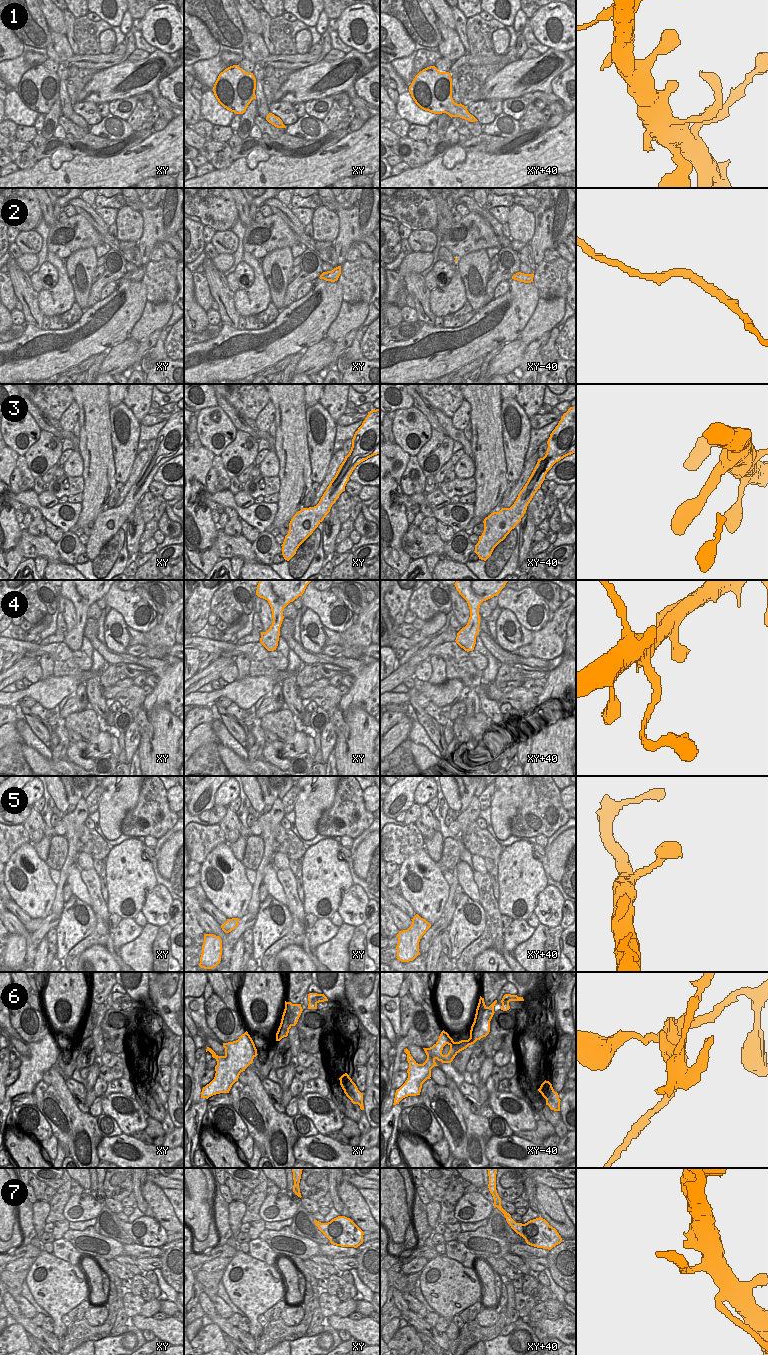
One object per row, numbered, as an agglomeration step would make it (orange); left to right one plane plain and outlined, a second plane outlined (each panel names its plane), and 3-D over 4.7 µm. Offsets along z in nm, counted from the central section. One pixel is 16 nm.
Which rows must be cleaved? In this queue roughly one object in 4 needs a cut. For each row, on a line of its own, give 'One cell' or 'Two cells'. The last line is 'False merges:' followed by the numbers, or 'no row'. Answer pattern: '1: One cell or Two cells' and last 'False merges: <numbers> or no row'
1: One cell
2: One cell
3: One cell
4: One cell
5: One cell
6: Two cells
7: Two cells
False merges: 6, 7.

